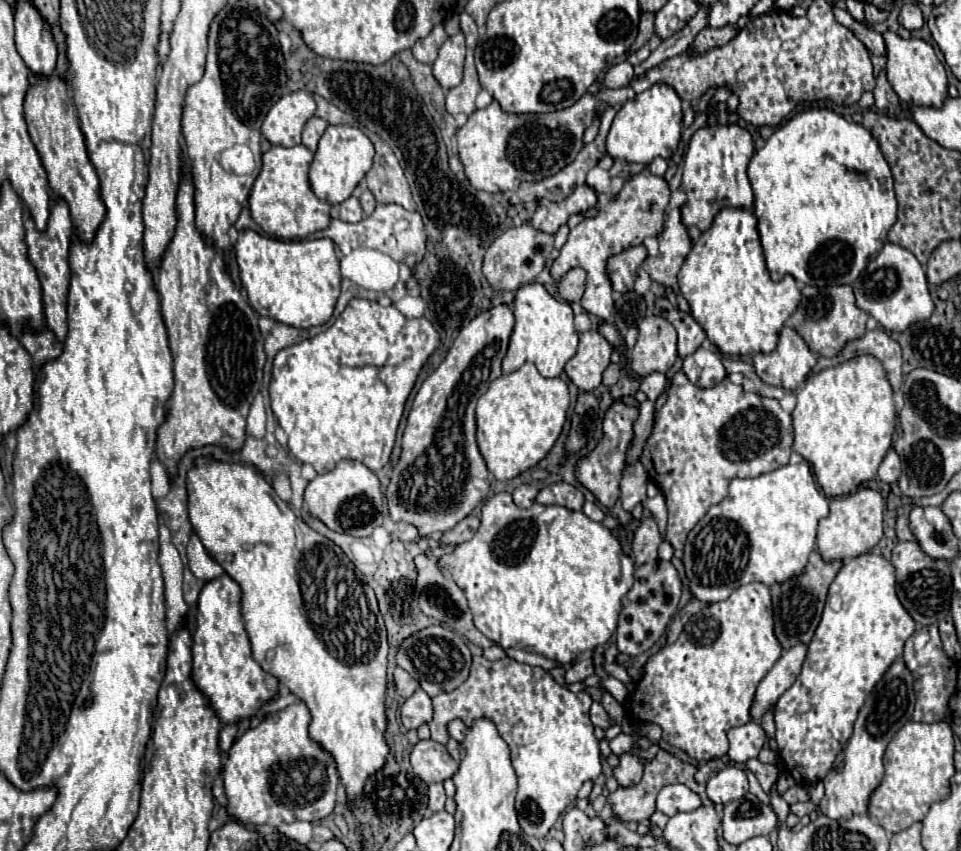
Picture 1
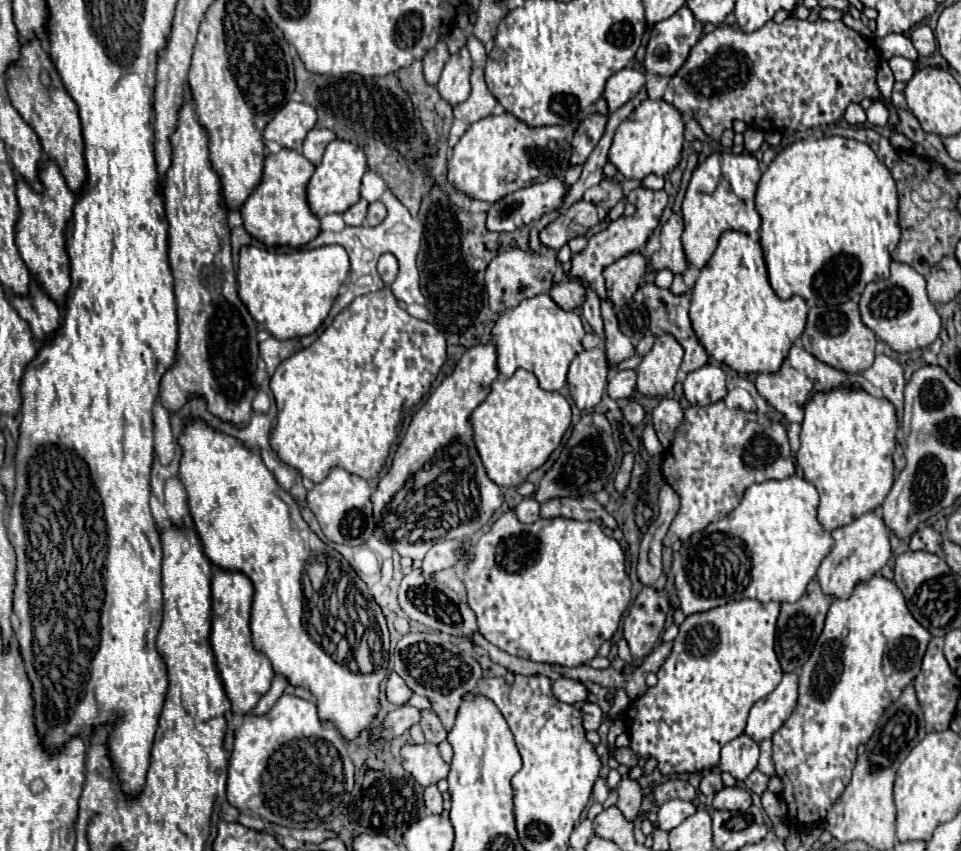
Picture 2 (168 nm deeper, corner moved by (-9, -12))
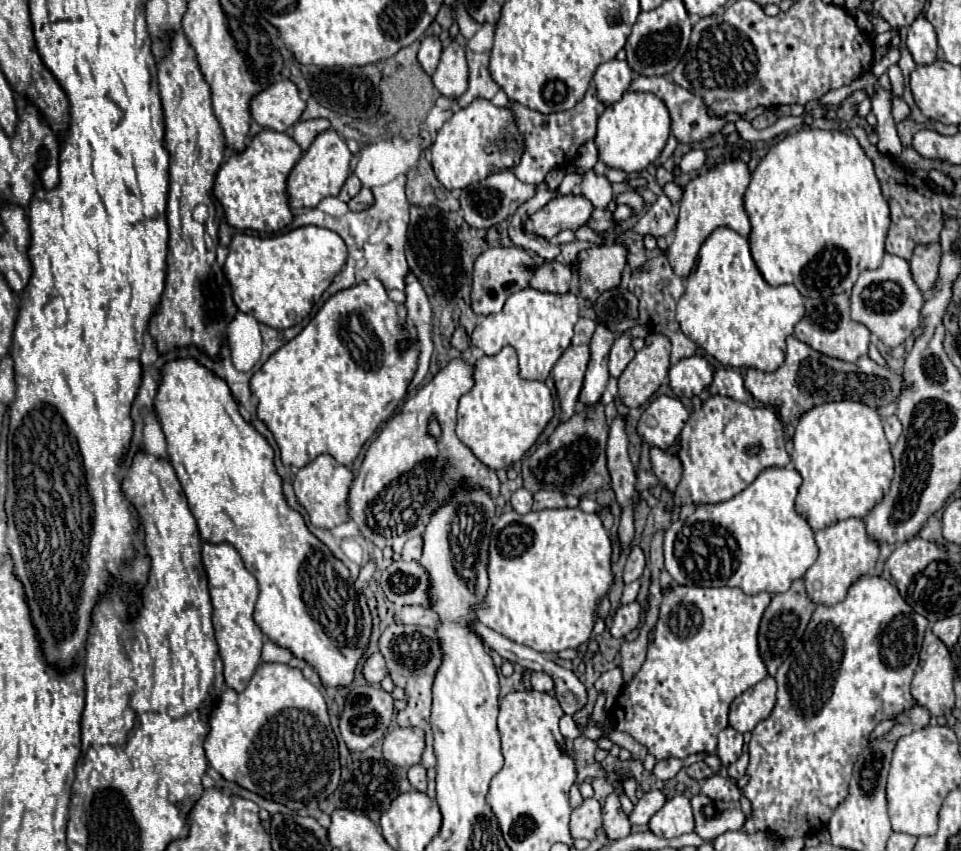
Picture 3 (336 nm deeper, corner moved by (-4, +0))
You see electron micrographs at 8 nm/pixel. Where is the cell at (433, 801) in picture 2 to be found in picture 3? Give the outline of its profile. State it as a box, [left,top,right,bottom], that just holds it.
[407,764,427,792]

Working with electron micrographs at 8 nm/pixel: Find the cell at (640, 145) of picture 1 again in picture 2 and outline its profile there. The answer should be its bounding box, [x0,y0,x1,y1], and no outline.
[608,100,684,180]

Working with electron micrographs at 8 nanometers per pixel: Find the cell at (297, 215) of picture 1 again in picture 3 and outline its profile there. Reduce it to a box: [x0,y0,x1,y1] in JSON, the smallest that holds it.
[213,130,301,234]

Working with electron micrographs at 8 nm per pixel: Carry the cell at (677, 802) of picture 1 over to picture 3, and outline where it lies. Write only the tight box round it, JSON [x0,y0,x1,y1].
[629,790,667,826]

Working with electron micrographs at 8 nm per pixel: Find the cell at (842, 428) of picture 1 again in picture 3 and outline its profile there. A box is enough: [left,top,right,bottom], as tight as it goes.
[791,400,893,532]

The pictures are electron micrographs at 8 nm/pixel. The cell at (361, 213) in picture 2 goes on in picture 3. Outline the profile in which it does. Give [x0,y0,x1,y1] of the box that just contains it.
[339,172,361,202]

